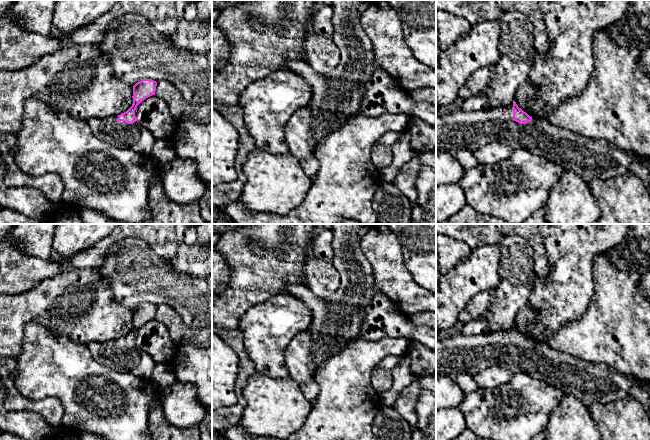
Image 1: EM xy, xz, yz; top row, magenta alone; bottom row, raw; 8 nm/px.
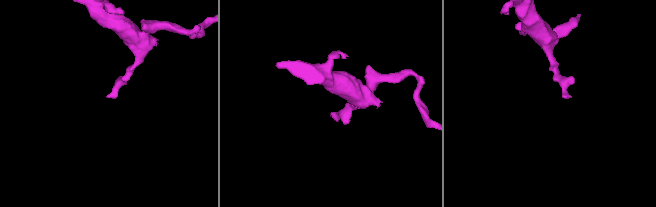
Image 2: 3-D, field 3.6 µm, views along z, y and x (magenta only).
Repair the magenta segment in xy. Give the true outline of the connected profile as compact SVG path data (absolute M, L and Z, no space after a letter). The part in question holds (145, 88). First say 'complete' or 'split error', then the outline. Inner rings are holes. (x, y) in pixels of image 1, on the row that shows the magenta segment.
split error; M142 79L133 86L133 104L123 114L108 118L91 118L87 121L92 134L99 140L118 147L150 155L157 138L140 125L135 116L137 106L146 98L155 95L157 82Z

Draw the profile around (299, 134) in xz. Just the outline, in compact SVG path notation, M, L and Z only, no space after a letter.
M309 104L290 117L285 128L285 138L290 153L296 158L302 160L310 156L316 141Z

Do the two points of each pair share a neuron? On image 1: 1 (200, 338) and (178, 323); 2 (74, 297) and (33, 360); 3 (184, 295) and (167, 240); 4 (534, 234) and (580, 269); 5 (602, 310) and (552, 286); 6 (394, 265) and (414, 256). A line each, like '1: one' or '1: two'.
1: one
2: two
3: two
4: two
5: two
6: two

